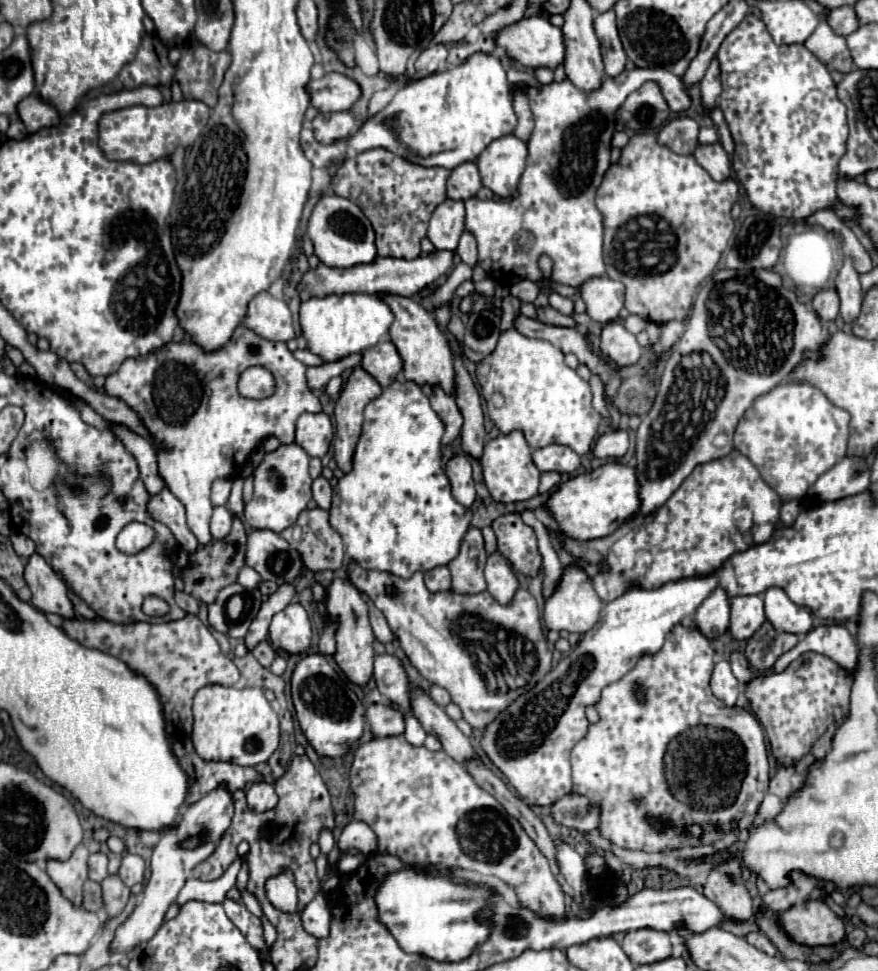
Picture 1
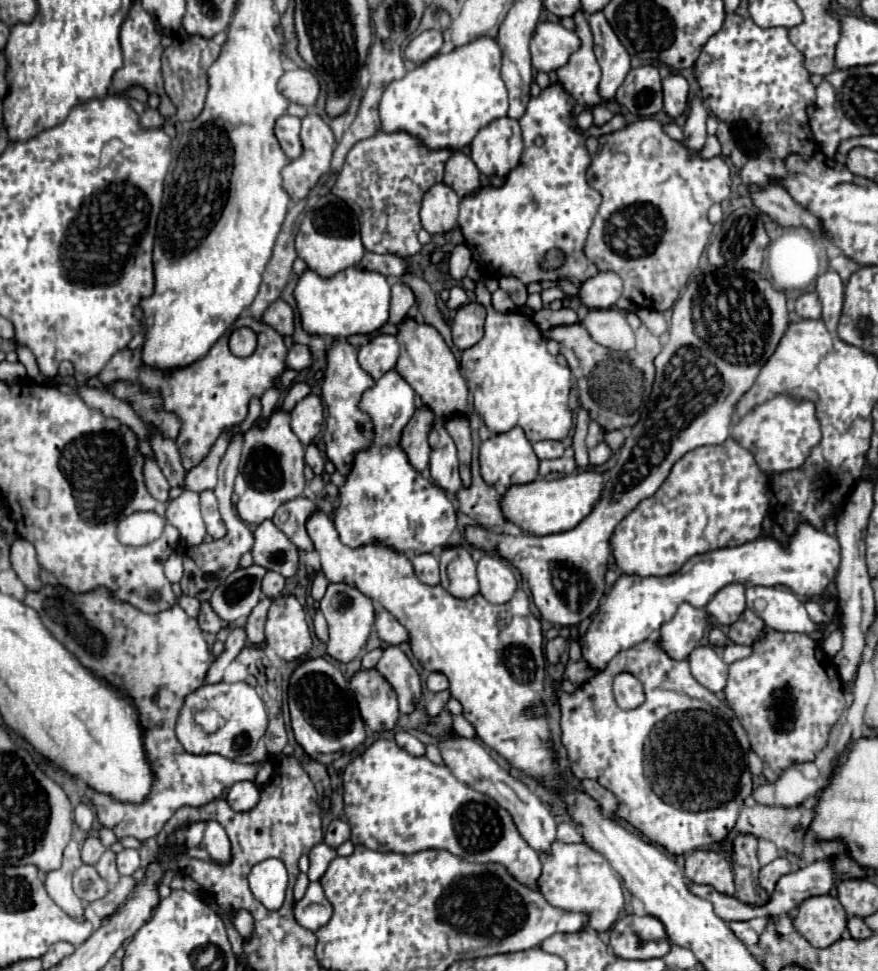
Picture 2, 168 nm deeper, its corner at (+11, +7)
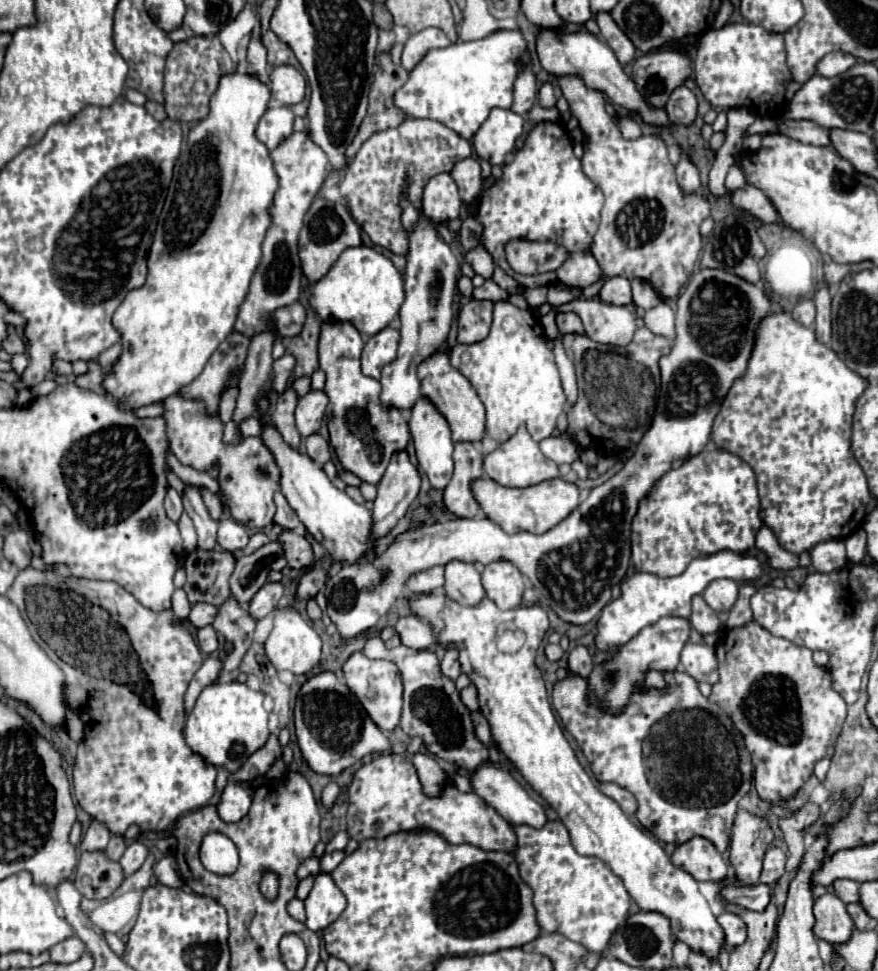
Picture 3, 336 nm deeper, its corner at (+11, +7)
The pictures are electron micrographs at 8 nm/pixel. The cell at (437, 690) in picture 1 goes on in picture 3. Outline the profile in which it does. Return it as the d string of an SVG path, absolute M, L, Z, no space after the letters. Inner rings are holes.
M447 650L445 656L441 658L441 672L443 672L443 676L447 676L447 678L451 678L451 680L457 680L457 678L459 678L461 668L459 668L457 652L455 652L455 650Z

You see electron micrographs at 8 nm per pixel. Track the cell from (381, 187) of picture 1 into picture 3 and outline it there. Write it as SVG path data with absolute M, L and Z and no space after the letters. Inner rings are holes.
M407 118L399 128L375 132L349 162L339 192L347 198L357 224L375 246L387 248L393 254L407 254L407 230L399 220L399 196L407 188L407 198L415 208L421 208L421 194L429 178L449 172L455 162L471 156L471 142L445 128L435 120Z

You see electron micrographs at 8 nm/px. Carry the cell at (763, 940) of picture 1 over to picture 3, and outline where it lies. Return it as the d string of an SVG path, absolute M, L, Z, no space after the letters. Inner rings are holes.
M731 912L721 914L717 918L717 922L721 924L721 928L725 932L725 942L727 942L729 948L737 948L737 946L745 944L745 940L747 940L747 926L743 924L739 914L731 914Z

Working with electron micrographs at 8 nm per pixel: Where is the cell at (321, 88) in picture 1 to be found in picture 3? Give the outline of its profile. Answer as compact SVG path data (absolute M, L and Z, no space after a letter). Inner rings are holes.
M275 66L269 80L271 80L273 98L285 102L287 106L299 104L305 98L307 80L297 68L293 68L293 66Z

